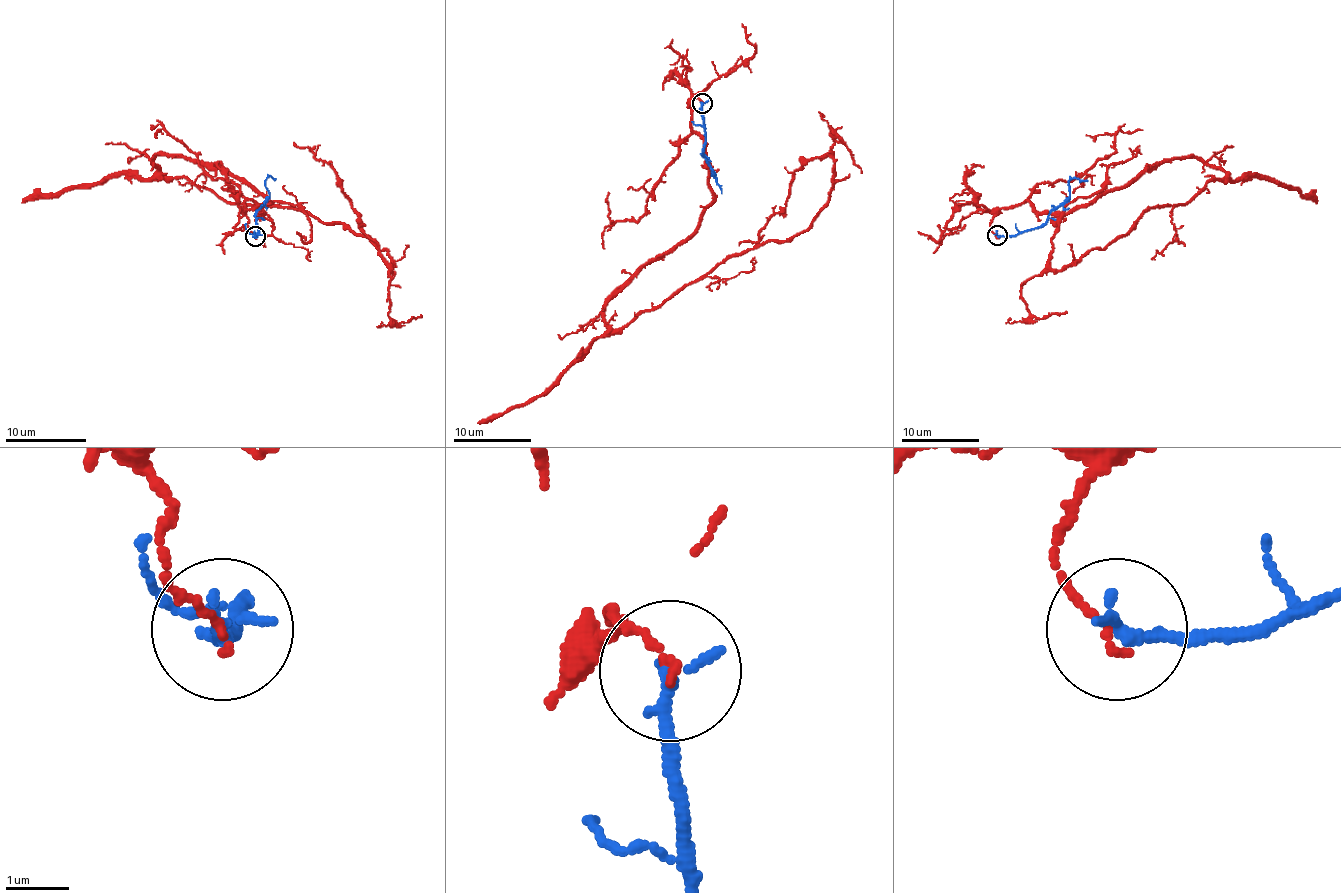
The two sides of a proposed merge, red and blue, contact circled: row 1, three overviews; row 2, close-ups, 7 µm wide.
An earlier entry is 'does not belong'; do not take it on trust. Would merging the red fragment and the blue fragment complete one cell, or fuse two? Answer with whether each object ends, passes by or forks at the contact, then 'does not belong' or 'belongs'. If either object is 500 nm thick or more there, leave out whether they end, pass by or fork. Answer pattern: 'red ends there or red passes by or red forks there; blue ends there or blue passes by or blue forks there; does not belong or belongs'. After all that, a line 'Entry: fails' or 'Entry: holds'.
red ends there; blue ends there; does not belong
Entry: holds

